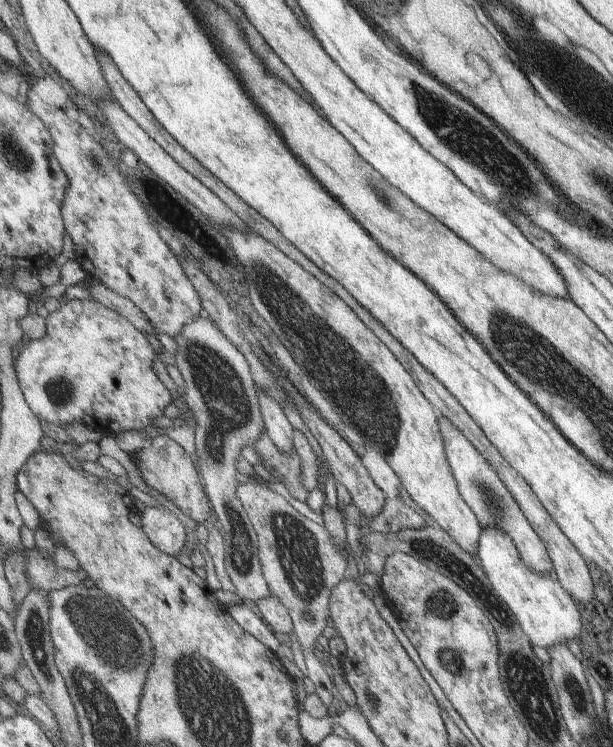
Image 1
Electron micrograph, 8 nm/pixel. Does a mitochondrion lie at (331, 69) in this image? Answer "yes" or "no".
no

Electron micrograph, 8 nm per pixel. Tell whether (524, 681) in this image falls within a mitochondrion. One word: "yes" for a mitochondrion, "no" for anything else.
yes

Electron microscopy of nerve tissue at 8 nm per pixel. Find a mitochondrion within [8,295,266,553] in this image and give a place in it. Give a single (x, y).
(225, 403)

